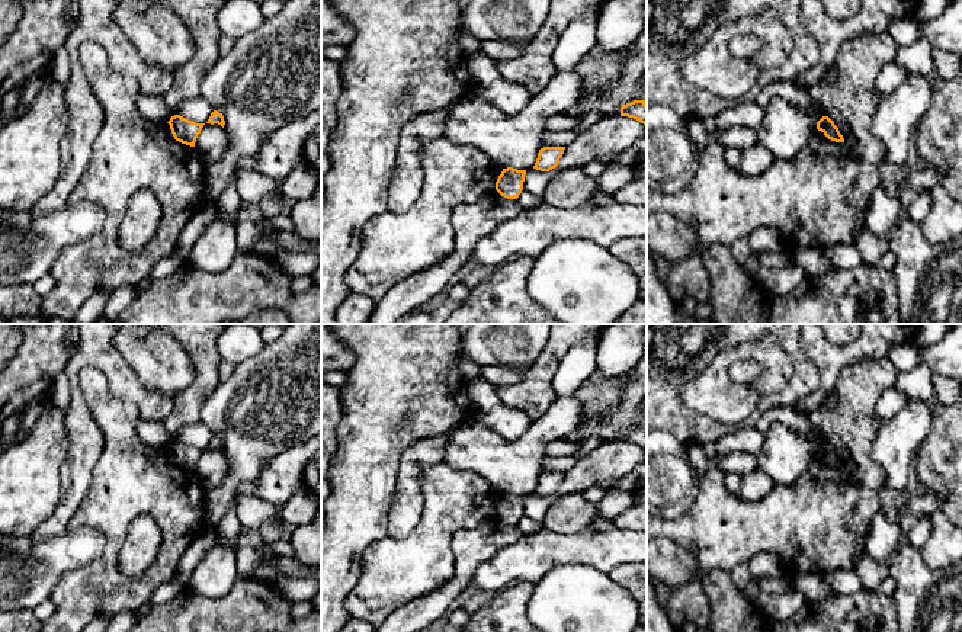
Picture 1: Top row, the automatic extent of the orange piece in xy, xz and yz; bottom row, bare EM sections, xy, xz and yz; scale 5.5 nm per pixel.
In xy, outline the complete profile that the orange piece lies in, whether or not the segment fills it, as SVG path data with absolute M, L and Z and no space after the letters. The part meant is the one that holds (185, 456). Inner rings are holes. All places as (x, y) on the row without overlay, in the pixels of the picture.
M174 440L167 447L176 466L195 472L196 463L205 449L196 449L180 440Z

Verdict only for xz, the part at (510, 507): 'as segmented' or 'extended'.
as segmented

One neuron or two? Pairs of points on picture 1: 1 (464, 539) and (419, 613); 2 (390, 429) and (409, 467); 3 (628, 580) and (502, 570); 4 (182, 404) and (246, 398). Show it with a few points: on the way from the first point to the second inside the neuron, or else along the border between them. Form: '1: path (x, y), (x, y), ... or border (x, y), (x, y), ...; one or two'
1: path (464, 560), (461, 578), (439, 600); one
2: border (430, 436), (413, 440), (406, 448), (394, 487); two
3: border (631, 562), (622, 562), (608, 573); two
4: border (220, 382), (205, 397), (198, 420); two

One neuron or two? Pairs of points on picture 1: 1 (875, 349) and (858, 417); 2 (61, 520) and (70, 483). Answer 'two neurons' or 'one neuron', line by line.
1: two neurons
2: one neuron

